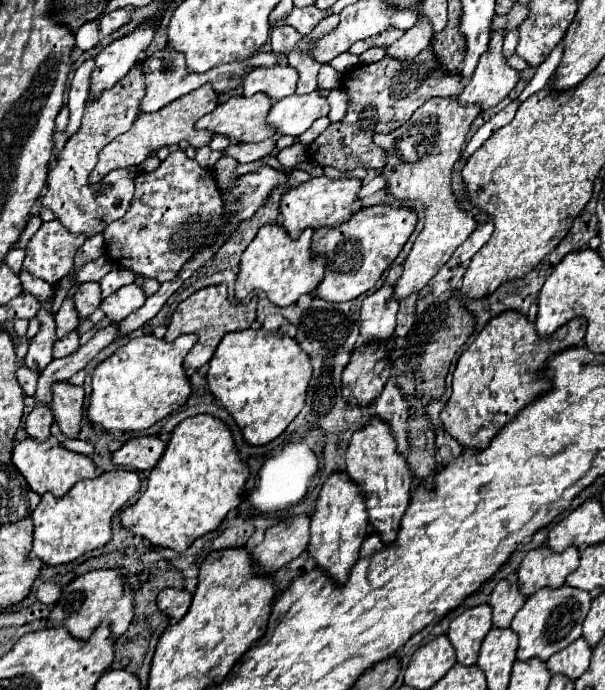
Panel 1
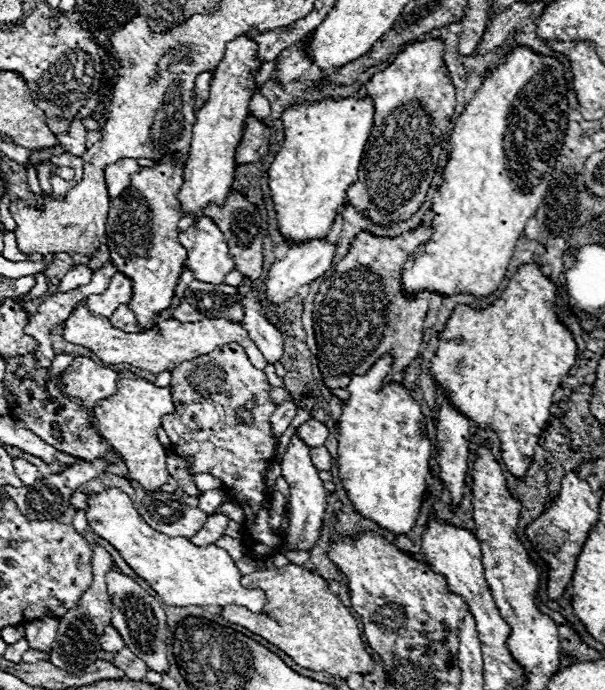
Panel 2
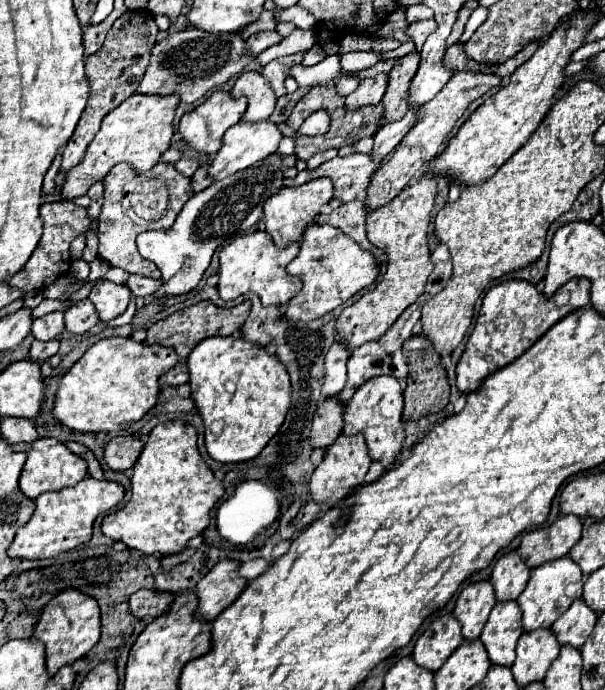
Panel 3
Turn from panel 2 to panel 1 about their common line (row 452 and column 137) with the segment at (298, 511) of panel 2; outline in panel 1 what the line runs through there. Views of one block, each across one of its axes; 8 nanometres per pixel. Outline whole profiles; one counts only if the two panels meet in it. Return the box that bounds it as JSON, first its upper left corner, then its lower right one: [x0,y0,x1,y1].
[102,284,146,322]

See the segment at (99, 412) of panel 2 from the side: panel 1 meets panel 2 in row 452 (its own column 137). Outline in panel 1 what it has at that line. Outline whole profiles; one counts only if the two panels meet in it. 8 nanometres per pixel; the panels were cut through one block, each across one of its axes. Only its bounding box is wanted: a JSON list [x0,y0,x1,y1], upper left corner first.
[90,84,218,182]

